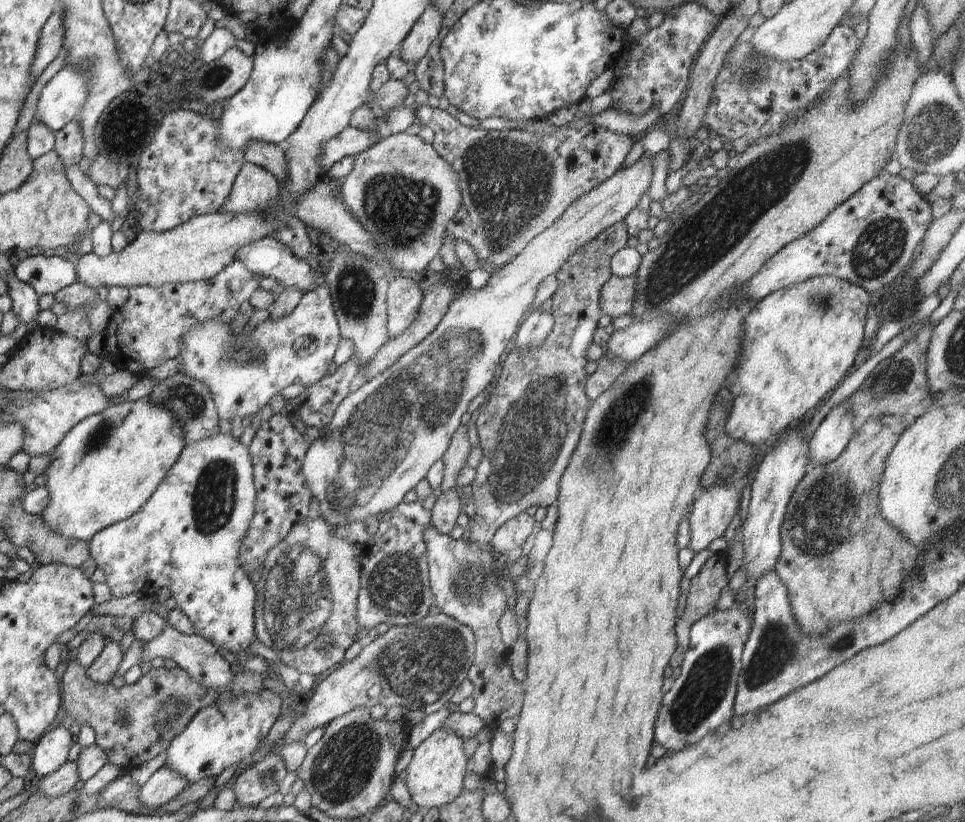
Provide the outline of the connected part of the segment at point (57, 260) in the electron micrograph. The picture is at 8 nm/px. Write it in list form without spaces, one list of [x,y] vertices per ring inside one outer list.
[[[30,253],[14,269],[15,275],[39,295],[54,295],[77,282],[75,264],[57,255],[46,257]]]

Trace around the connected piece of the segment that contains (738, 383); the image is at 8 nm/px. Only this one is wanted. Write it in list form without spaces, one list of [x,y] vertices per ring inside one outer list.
[[[832,275],[814,277],[759,300],[744,319],[745,333],[736,372],[728,376],[734,404],[726,430],[736,440],[756,444],[807,418],[843,382],[865,347],[864,324],[870,296],[859,286]]]

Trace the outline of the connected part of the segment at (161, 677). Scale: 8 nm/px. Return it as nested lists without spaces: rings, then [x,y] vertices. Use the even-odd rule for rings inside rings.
[[[75,656],[59,670],[61,706],[76,720],[89,723],[97,734],[96,744],[107,752],[110,763],[125,772],[150,762],[167,750],[172,740],[179,735],[192,717],[201,709],[217,702],[217,692],[194,680],[188,672],[178,666],[173,669],[152,668],[133,685],[125,684],[117,689],[112,683],[97,683],[85,676],[85,668]],[[177,701],[181,705],[178,716],[166,720],[159,727],[157,713],[166,703]]]

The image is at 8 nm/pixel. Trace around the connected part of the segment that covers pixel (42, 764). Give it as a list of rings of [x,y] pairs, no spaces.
[[[63,724],[52,728],[39,738],[30,753],[32,768],[44,777],[52,774],[68,761],[74,743],[75,737]]]

